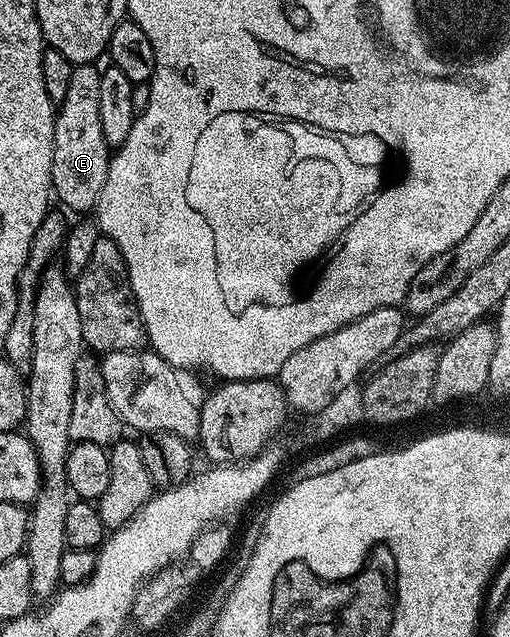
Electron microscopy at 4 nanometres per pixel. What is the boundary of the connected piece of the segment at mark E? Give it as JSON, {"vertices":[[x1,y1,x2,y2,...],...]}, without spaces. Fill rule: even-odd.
{"vertices":[[96,64,76,66,67,86,67,95,56,106,53,119,53,158,51,159,52,192,73,215,85,215,96,210,99,191,107,183,111,146,105,142,103,127,99,127,99,79,101,69]]}

